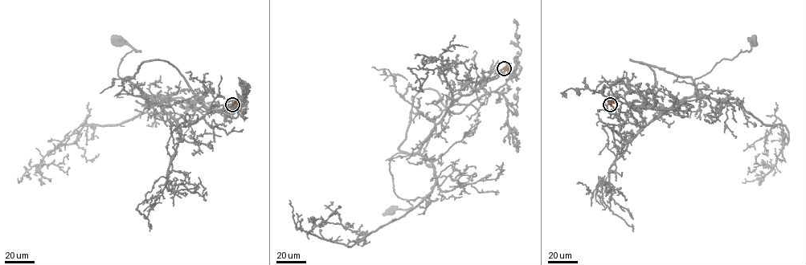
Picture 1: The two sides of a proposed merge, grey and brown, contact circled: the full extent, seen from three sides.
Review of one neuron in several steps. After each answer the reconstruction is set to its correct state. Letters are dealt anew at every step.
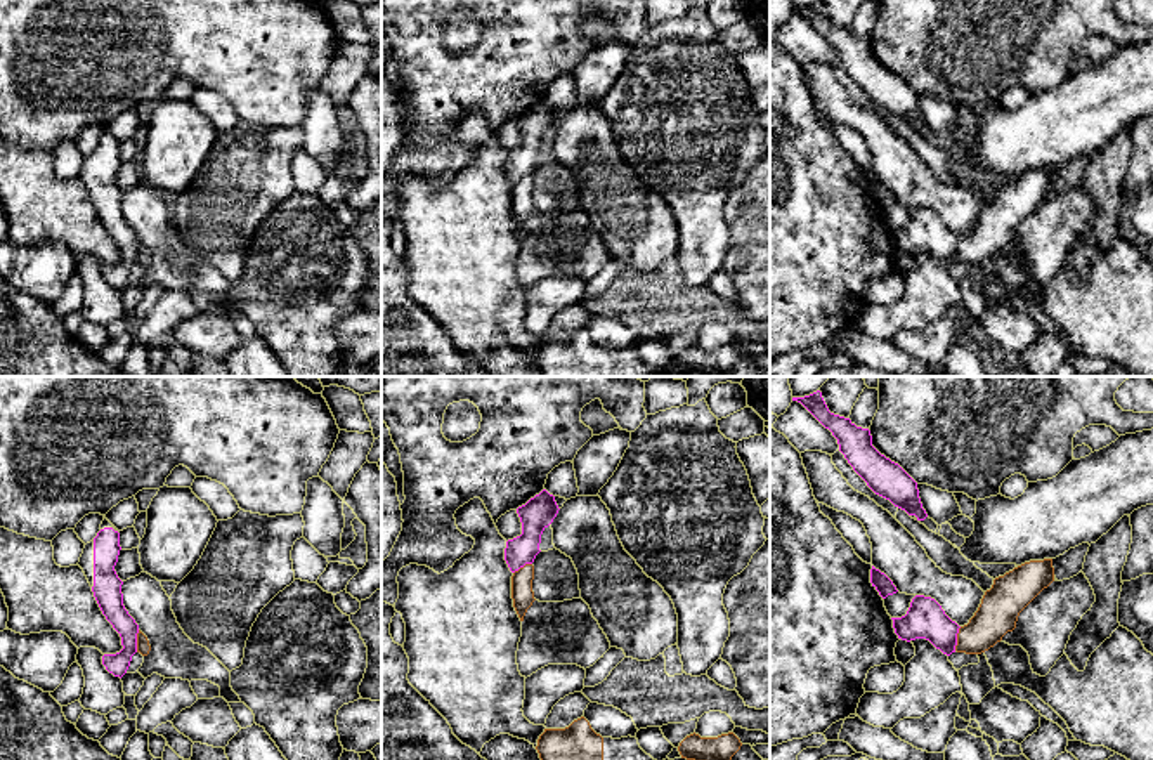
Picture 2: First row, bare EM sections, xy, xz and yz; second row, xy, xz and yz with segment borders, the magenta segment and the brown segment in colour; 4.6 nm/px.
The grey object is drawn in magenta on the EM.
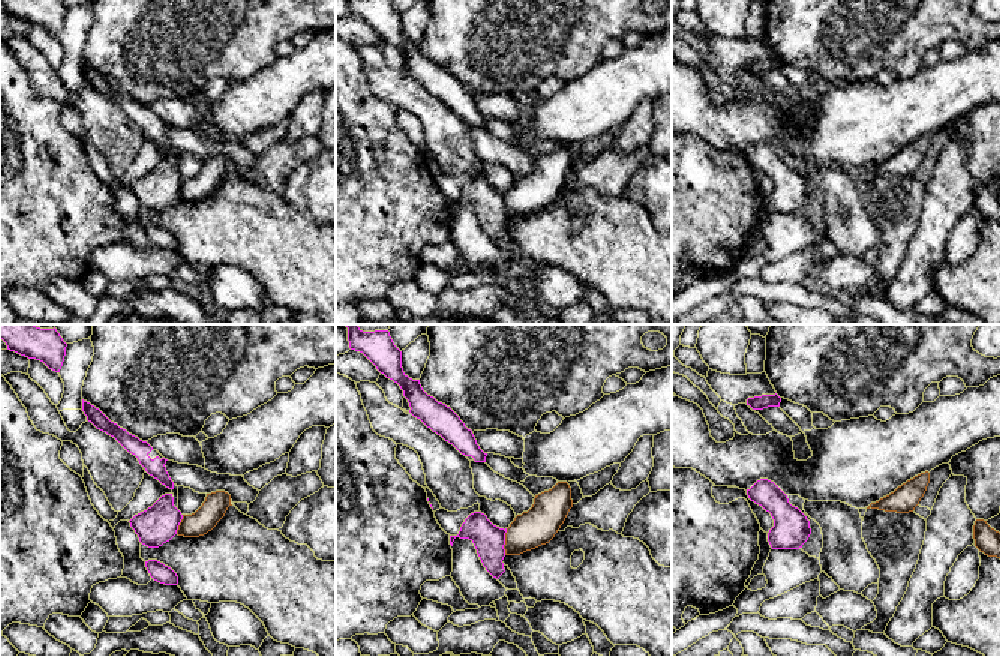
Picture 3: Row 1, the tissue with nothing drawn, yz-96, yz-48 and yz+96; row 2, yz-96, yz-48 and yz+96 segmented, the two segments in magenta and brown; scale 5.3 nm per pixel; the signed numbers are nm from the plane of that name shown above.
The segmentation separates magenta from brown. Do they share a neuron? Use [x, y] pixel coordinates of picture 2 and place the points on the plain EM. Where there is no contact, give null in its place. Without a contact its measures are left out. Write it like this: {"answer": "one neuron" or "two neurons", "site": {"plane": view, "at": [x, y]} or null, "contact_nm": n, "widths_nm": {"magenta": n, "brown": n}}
{"answer": "two neurons", "site": {"plane": "yz", "at": [956, 250]}, "contact_nm": 120, "widths_nm": {"magenta": 180, "brown": 190}}

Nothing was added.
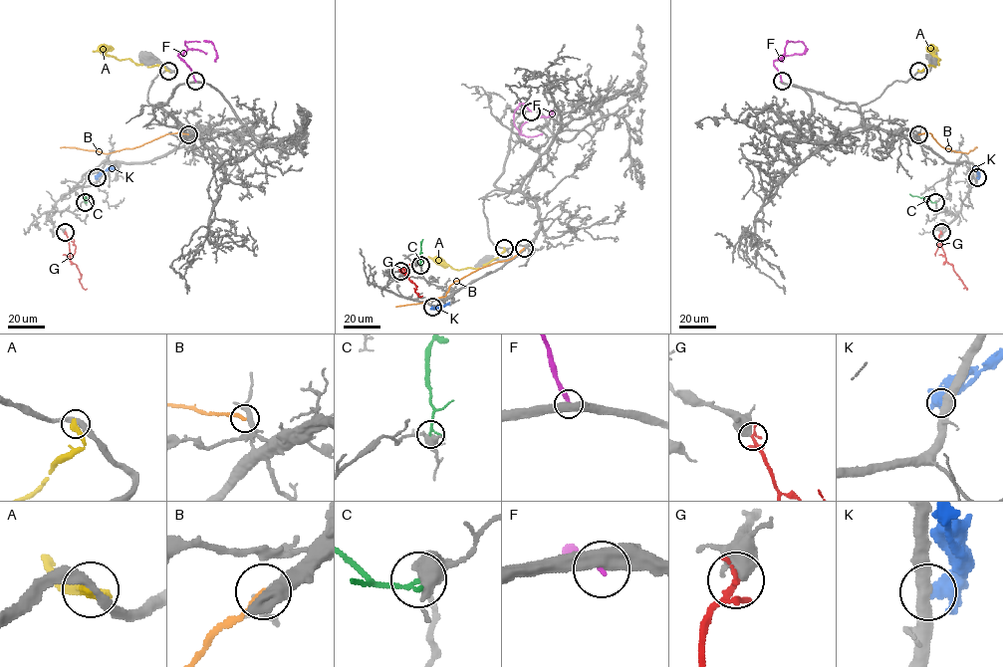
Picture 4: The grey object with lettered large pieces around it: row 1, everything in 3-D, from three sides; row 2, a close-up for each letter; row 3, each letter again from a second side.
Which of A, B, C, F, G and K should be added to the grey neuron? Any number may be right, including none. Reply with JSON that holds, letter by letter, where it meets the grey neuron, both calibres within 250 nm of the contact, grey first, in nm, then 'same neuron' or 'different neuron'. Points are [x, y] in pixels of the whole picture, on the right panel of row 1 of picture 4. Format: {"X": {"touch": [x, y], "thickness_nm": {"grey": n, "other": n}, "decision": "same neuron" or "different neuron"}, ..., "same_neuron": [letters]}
{"A": {"touch": [918, 71], "thickness_nm": {"grey": 360, "other": 400}, "decision": "different neuron"}, "B": {"touch": [918, 134], "thickness_nm": {"grey": 320, "other": 220}, "decision": "different neuron"}, "C": {"touch": [935, 202], "thickness_nm": {"grey": 400, "other": 170}, "decision": "different neuron"}, "F": {"touch": [782, 81], "thickness_nm": {"grey": 600, "other": 260}, "decision": "different neuron"}, "G": {"touch": [941, 232], "thickness_nm": {"grey": 420, "other": 190}, "decision": "same neuron"}, "K": {"touch": [977, 177], "thickness_nm": {"grey": 480, "other": 400}, "decision": "different neuron"}, "same_neuron": ["G"]}

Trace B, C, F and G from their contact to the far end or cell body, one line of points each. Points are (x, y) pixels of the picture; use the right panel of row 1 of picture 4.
B: (918, 134), (931, 133), (942, 147), (957, 151), (967, 153), (977, 147)
C: (935, 202), (909, 194)
F: (781, 82), (774, 62), (783, 56), (803, 53), (806, 46), (802, 42), (787, 41), (781, 61)
G: (941, 232), (939, 241), (945, 260), (952, 265), (966, 289)

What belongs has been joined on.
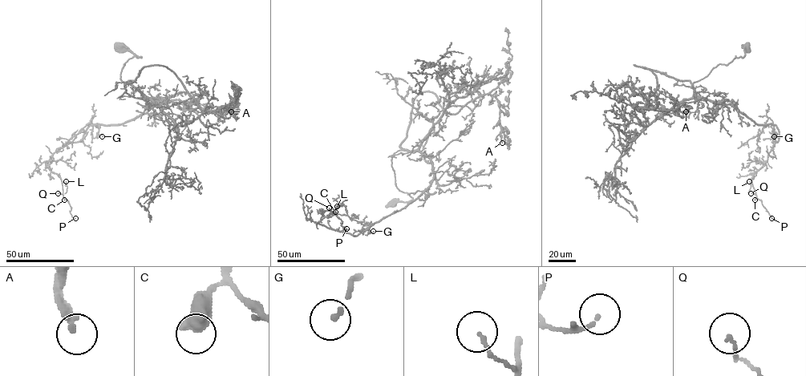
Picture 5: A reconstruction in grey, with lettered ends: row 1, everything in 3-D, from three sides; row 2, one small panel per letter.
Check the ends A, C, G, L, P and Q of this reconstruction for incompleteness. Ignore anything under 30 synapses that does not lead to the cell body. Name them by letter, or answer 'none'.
A, G

